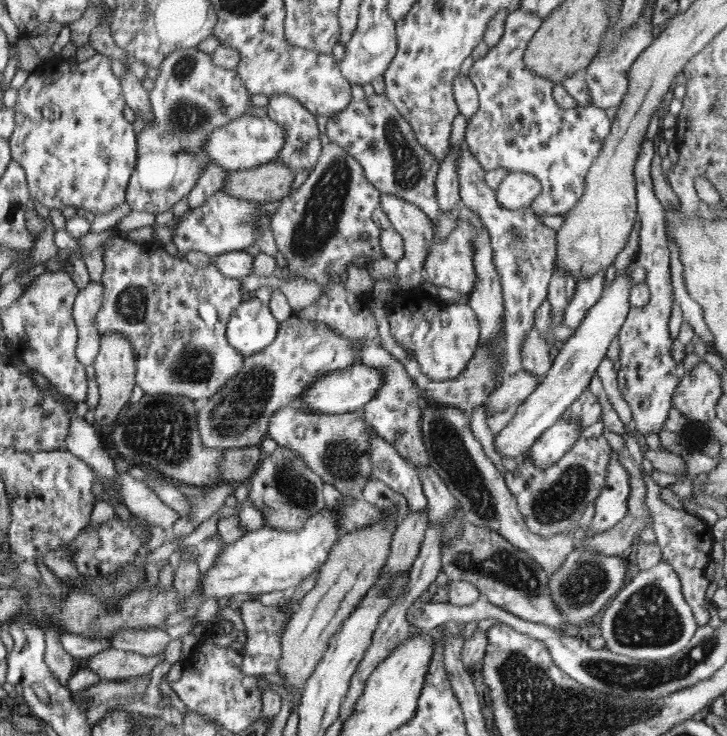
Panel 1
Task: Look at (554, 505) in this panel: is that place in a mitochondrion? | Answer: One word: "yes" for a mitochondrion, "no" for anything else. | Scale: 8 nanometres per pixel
yes

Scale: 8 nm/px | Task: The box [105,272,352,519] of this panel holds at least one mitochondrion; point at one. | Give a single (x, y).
(160, 433)

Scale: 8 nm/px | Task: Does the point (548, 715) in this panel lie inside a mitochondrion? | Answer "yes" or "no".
yes

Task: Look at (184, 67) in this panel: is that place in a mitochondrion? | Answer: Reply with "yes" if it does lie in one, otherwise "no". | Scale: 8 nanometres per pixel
yes

